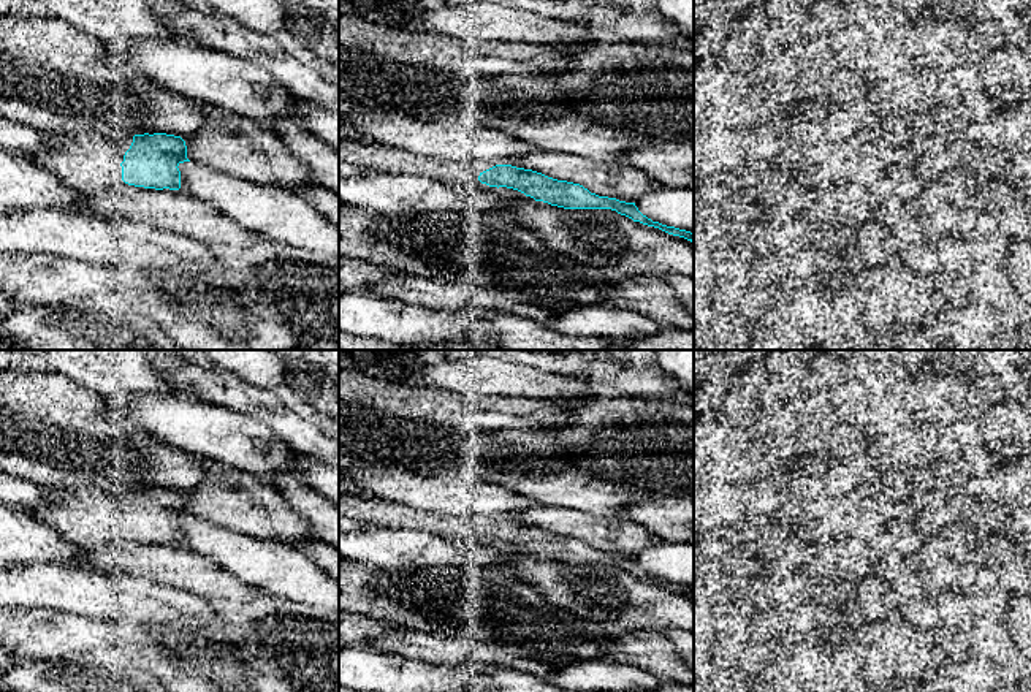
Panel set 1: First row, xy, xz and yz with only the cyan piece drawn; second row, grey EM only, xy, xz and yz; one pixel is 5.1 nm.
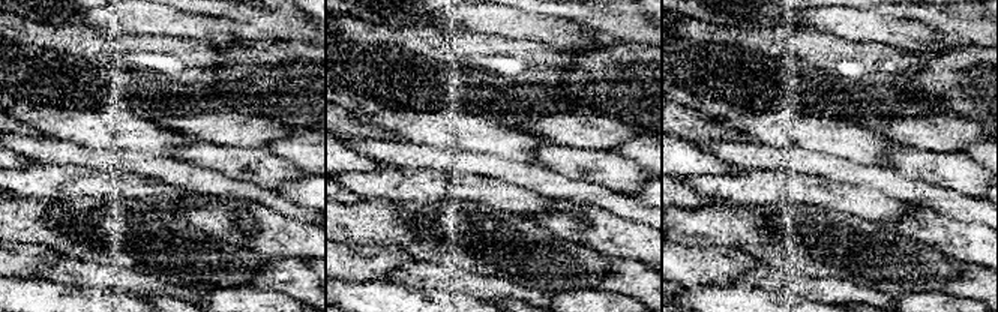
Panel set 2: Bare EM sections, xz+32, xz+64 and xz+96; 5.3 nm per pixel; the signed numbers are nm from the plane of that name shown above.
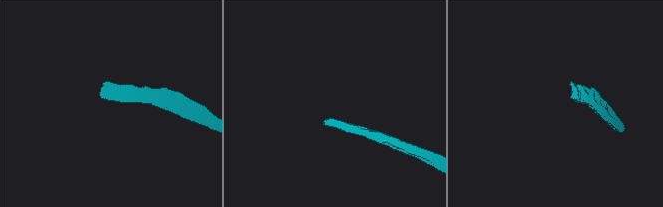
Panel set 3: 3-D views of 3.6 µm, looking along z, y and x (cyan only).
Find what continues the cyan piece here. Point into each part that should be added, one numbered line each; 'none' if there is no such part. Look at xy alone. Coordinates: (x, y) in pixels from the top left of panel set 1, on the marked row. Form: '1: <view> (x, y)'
1: xy (89, 162)

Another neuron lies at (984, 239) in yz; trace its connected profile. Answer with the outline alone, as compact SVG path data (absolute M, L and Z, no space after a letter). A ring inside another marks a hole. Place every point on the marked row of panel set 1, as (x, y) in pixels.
M958 209L958 238L974 258L1006 264L1012 241L985 209Z

